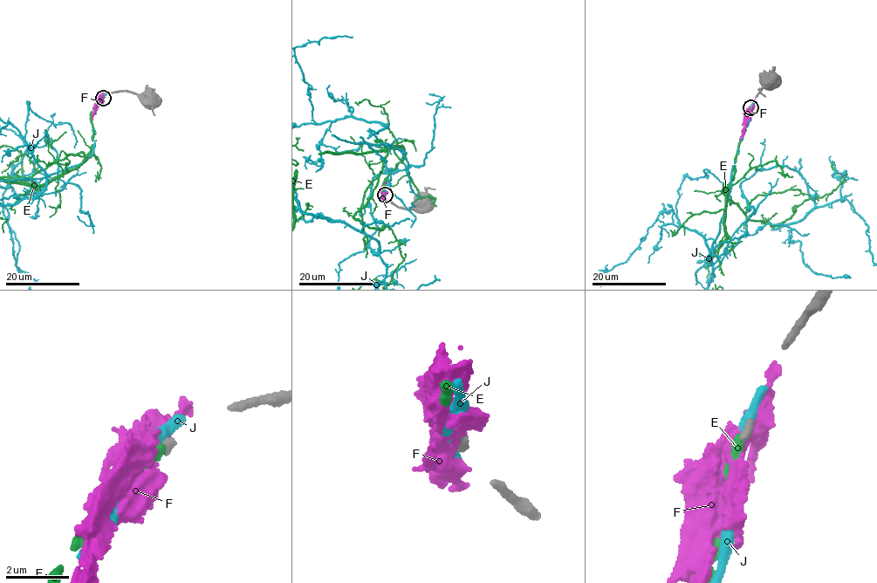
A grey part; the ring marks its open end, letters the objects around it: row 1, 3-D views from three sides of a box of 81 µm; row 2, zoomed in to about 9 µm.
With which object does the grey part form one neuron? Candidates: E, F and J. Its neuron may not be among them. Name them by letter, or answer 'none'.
E

